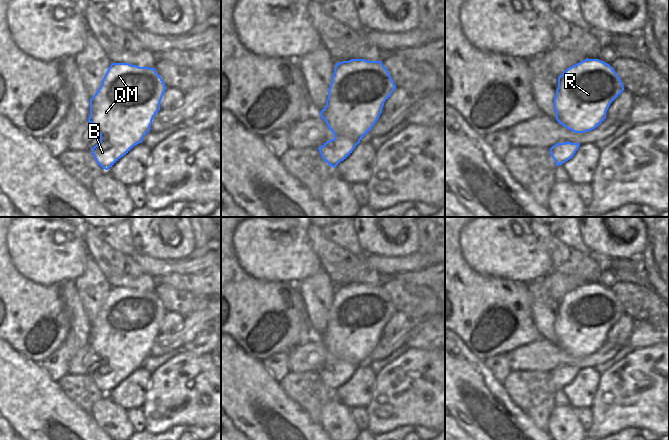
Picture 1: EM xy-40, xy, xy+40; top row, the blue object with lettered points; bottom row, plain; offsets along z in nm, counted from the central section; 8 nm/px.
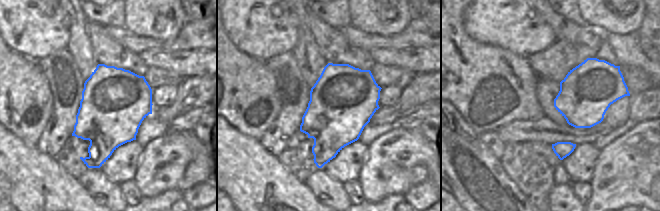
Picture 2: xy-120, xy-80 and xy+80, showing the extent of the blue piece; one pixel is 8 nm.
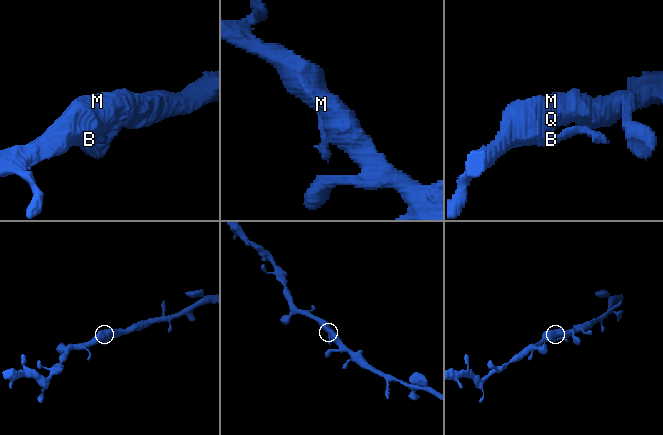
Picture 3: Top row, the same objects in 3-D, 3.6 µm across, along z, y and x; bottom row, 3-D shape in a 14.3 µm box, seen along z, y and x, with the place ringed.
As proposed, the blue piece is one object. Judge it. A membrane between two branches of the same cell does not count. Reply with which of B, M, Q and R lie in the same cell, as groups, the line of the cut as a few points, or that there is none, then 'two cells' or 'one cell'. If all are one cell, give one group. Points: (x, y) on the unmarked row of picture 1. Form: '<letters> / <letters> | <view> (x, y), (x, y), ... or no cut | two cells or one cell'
B M Q R | no cut | one cell

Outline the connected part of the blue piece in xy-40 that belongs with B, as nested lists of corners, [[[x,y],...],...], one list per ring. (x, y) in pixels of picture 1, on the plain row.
[[[112,287],[100,312],[90,323],[88,345],[100,358],[100,366],[91,374],[100,391],[108,394],[135,369],[142,367],[150,355],[154,340],[160,334],[160,326],[166,310],[155,292],[139,291],[129,287]]]

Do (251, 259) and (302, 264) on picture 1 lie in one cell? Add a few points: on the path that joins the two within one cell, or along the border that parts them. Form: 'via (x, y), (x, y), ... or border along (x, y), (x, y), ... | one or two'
via (264, 259), (289, 259) | one

